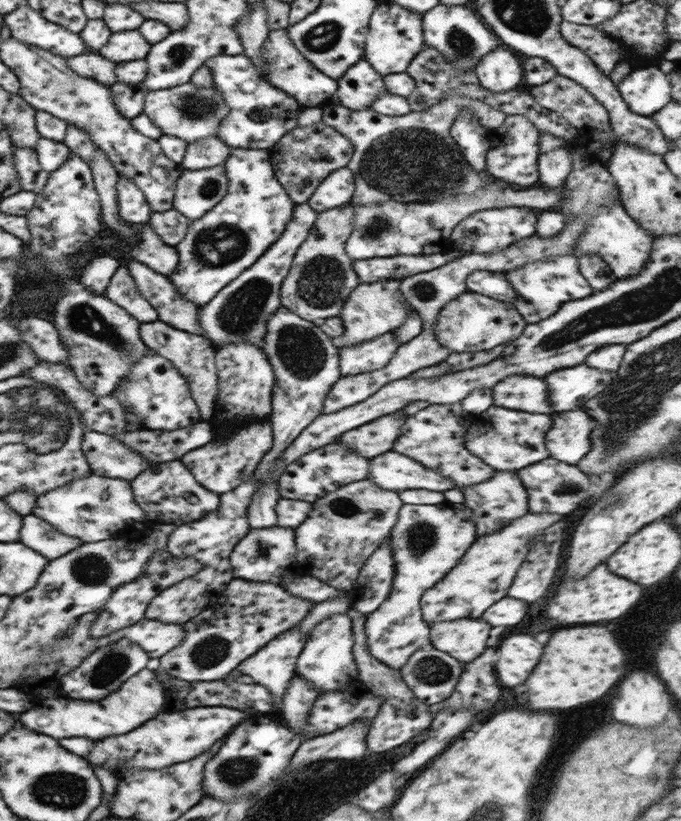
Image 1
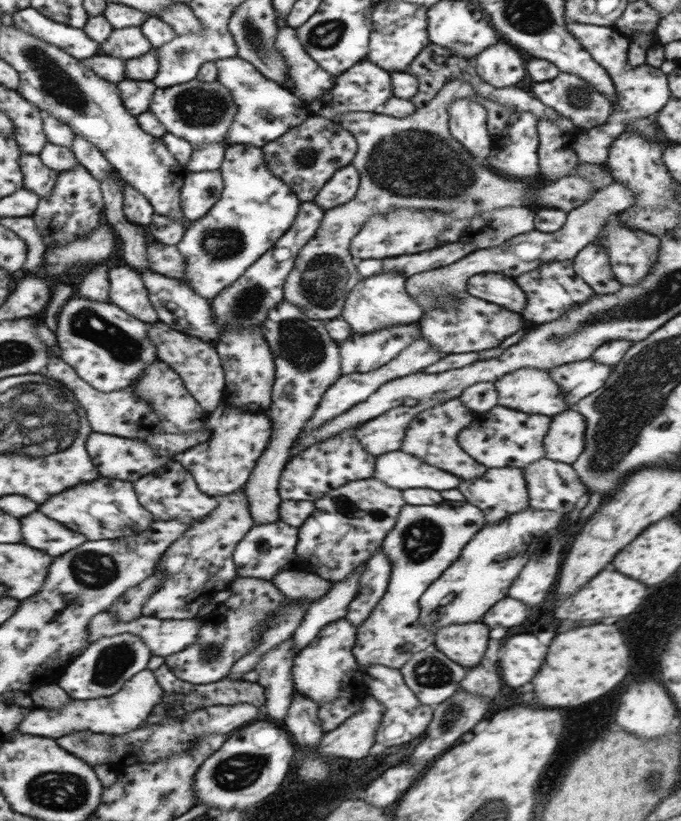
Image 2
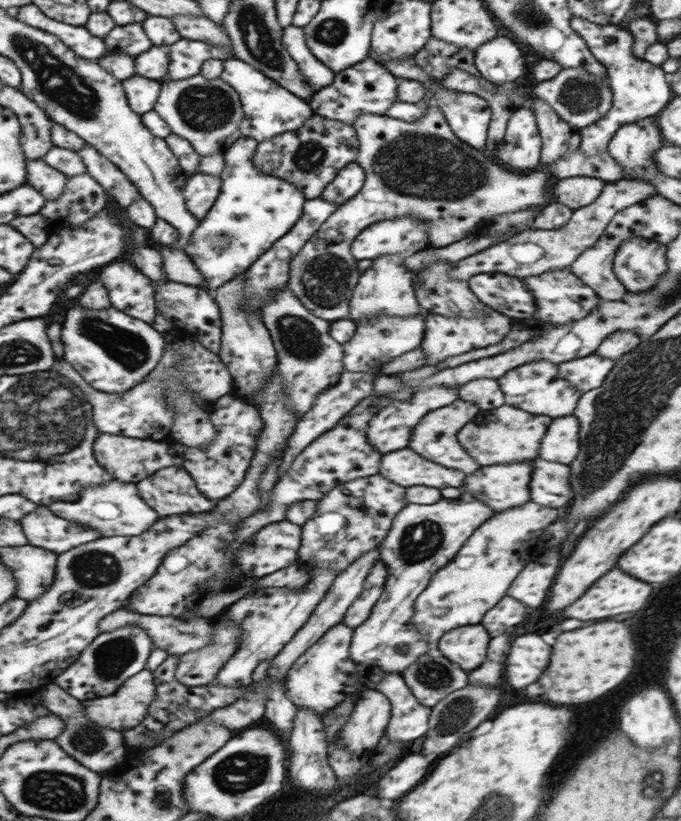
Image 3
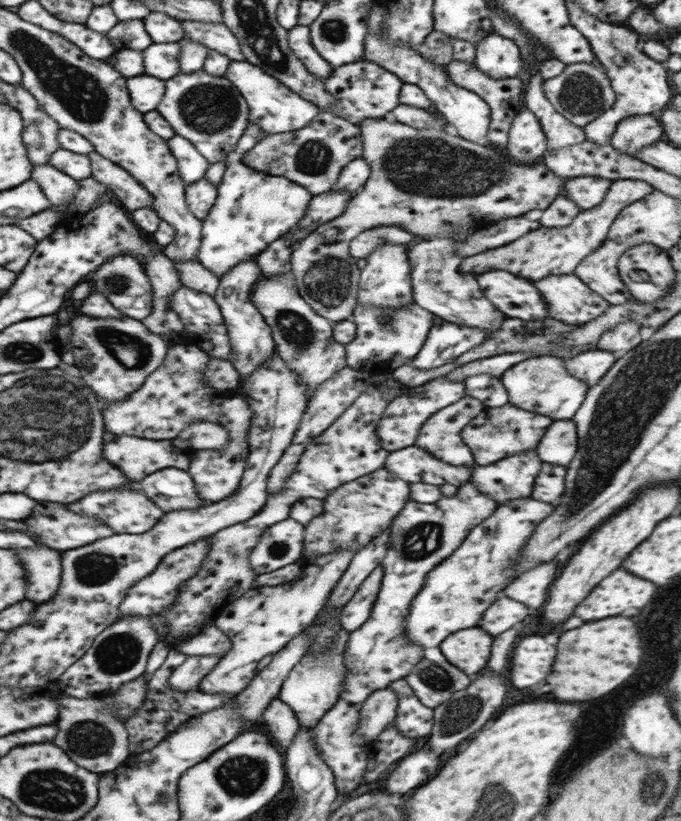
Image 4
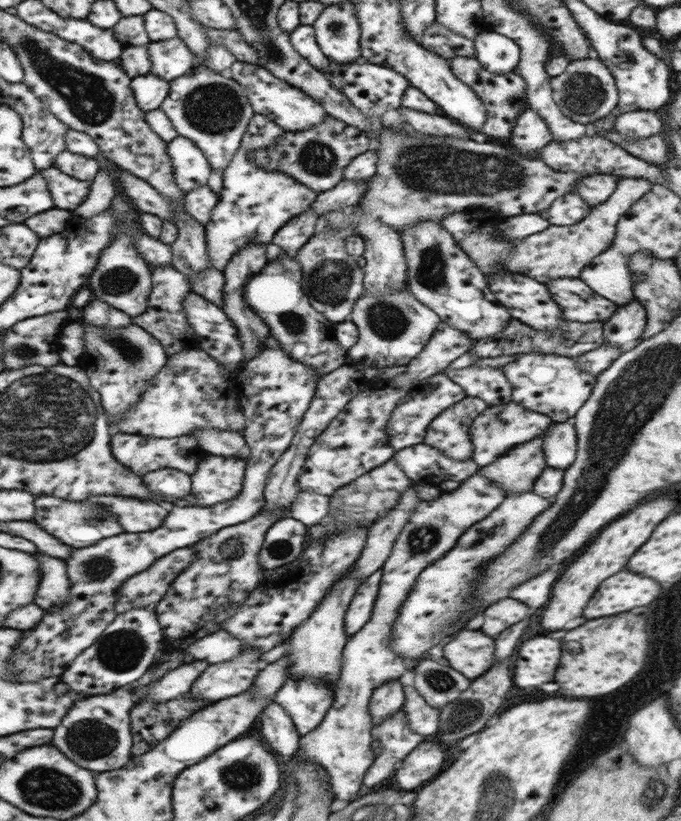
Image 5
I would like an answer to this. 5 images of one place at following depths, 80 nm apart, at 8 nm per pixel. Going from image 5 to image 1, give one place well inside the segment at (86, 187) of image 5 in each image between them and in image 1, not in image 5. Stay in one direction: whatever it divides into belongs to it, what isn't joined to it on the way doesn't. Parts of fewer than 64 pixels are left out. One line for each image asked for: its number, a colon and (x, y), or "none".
1: (32, 178)
2: (38, 178)
3: (50, 182)
4: (60, 189)

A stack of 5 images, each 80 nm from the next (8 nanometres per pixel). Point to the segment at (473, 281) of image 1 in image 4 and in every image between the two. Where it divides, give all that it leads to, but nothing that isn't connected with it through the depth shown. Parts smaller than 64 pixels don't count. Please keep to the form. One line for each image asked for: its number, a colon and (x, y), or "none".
2: (502, 290)
3: (505, 294)
4: (516, 297)

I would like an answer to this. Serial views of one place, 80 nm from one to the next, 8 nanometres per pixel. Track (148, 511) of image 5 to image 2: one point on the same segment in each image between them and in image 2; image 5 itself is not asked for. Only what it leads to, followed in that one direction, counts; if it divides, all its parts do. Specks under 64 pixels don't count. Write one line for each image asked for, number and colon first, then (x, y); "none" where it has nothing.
2: (104, 508)
3: (113, 509)
4: (125, 511)

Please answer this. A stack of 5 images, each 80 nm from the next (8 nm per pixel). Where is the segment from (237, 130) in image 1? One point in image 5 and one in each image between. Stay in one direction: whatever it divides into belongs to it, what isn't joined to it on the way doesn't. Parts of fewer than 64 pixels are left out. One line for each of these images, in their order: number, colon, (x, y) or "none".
2: (266, 110)
3: (269, 110)
4: (272, 106)
5: (287, 106)

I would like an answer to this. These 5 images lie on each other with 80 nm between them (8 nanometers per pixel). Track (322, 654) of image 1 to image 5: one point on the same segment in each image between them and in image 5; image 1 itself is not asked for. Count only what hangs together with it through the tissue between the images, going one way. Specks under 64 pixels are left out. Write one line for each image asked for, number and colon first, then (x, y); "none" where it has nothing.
2: (326, 669)
3: (324, 675)
4: (314, 686)
5: (307, 700)

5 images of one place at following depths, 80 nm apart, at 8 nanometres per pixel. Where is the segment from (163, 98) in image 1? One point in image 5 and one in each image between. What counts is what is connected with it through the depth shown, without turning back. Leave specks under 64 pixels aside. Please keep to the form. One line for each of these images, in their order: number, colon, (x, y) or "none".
2: (200, 112)
3: (207, 113)
4: (209, 111)
5: (212, 110)

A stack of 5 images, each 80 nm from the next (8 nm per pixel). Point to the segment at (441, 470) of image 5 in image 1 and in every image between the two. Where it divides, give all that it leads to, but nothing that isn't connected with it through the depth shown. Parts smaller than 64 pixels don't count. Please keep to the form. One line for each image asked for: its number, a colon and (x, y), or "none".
1: (391, 471)
2: (397, 469)
3: (403, 467)
4: (412, 464)

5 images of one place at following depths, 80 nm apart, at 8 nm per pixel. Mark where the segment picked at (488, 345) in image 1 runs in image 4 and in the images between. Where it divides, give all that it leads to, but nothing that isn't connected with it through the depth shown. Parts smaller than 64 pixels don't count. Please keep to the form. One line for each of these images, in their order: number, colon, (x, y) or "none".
2: (475, 324)
3: (443, 337)
4: (446, 341)

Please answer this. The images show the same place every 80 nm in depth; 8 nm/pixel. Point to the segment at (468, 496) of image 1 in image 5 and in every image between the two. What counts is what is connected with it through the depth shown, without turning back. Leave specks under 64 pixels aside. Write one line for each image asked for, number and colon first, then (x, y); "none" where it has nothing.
2: (501, 491)
3: (503, 486)
4: (511, 478)
5: (516, 471)

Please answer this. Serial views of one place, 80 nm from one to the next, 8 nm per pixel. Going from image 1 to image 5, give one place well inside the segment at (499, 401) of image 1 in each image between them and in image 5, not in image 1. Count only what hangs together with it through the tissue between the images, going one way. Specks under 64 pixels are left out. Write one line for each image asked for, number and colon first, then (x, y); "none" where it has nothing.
2: (530, 390)
3: (537, 386)
4: (541, 384)
5: (551, 384)

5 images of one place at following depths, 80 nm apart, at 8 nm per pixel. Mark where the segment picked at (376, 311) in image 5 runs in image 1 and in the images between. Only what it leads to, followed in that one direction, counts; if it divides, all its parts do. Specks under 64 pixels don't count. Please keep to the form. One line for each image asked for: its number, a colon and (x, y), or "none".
1: (374, 354)
2: (366, 352)
3: (376, 341)
4: (387, 337)

